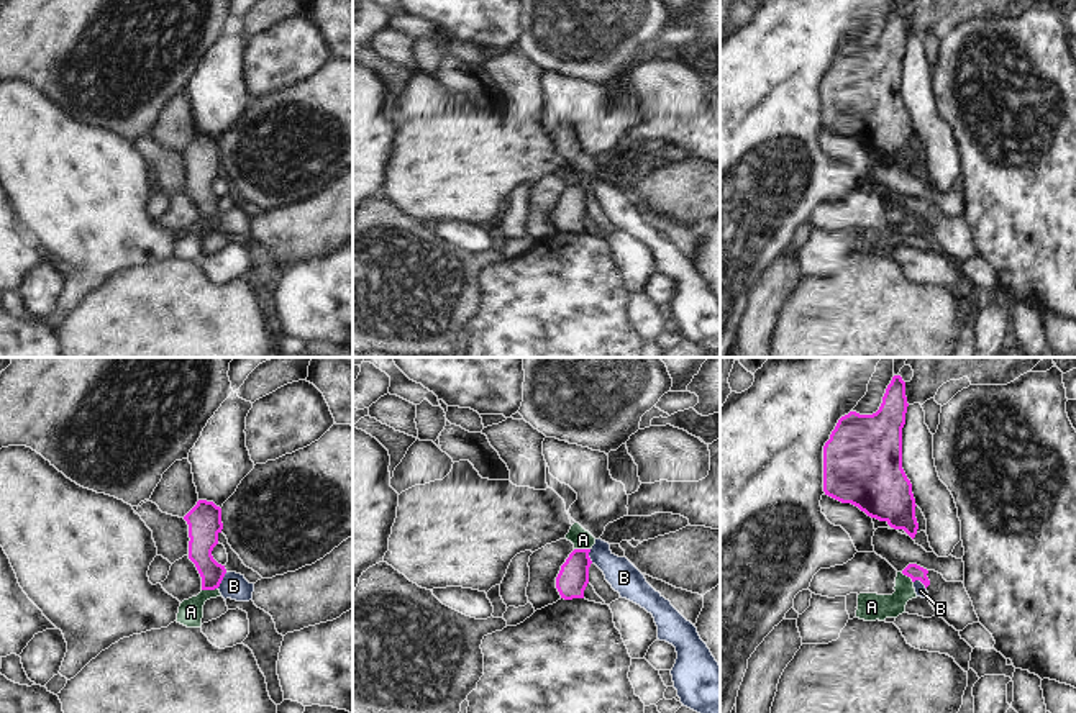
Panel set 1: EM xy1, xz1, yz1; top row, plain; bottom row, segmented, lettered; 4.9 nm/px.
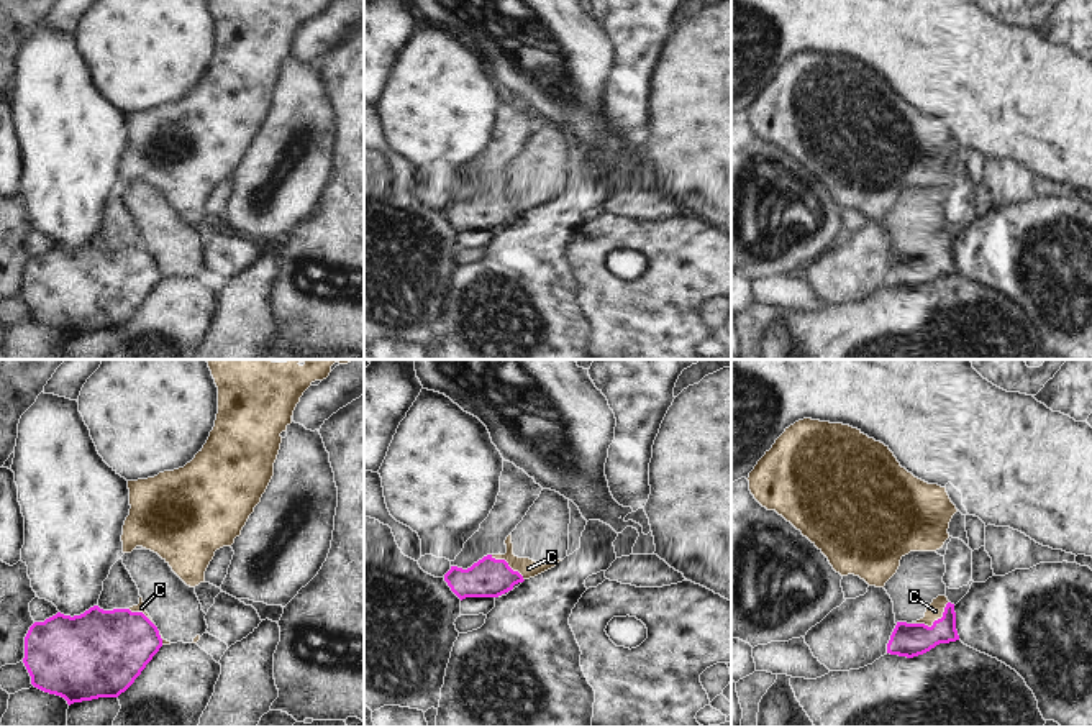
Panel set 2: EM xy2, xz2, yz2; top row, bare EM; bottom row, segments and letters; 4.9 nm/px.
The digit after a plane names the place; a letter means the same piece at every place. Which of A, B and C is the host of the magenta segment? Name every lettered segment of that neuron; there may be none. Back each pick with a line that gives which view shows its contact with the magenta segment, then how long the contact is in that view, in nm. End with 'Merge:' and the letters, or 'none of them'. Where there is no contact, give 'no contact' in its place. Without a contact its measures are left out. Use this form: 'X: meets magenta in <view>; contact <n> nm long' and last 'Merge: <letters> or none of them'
C: meets magenta in yz2; contact 220 nm long
Merge: C

